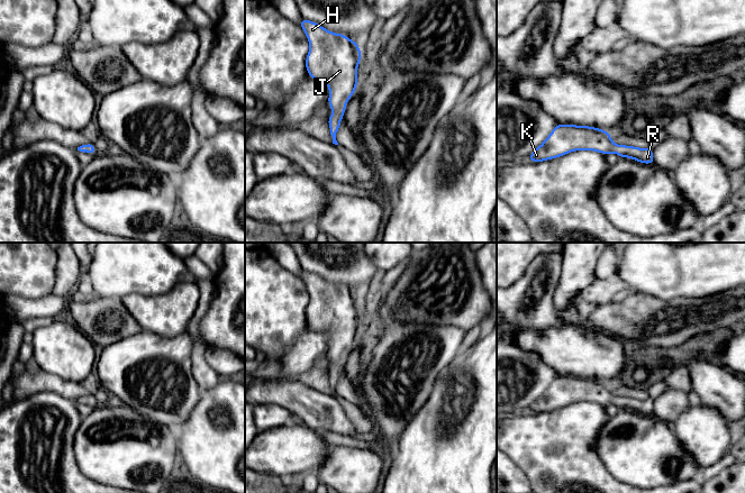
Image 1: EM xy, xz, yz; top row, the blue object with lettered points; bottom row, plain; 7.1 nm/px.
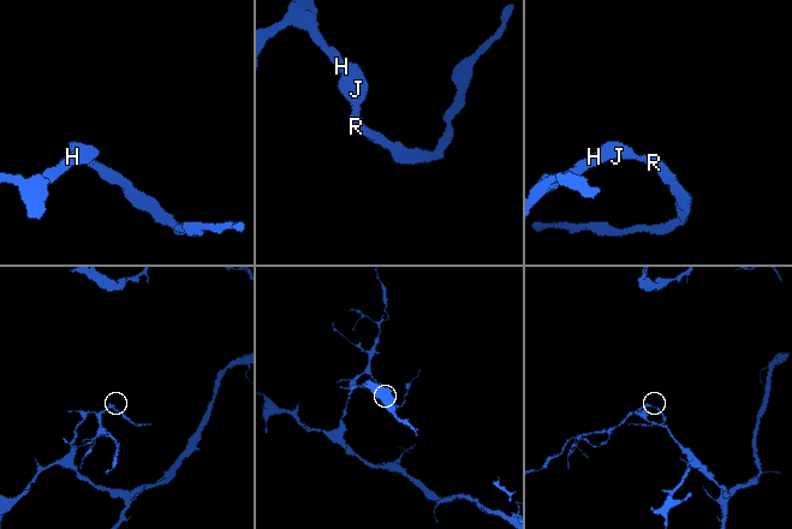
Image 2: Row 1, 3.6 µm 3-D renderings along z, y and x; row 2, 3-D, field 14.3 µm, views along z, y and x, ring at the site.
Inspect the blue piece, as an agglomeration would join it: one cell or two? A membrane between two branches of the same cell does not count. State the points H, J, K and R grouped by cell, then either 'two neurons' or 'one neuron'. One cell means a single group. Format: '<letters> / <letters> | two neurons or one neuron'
H J K R | one neuron

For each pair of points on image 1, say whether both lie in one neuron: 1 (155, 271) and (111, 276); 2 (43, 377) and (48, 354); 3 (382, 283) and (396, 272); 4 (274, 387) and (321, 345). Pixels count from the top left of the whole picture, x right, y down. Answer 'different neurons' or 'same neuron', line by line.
1: same neuron
2: different neurons
3: same neuron
4: different neurons

